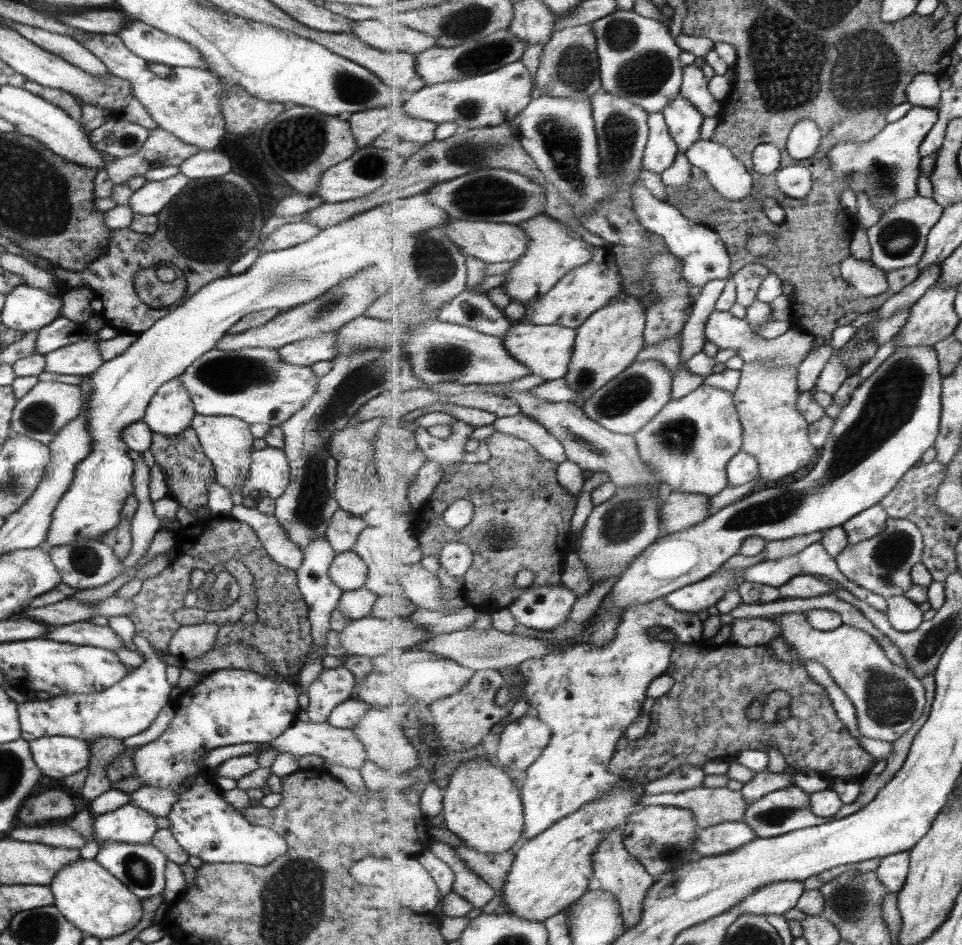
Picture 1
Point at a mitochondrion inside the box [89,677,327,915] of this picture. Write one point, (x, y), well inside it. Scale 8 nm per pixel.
(140, 873)

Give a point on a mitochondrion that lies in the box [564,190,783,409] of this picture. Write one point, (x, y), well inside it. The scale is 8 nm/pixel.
(585, 377)

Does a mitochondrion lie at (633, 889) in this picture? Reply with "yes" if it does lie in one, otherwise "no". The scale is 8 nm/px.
no

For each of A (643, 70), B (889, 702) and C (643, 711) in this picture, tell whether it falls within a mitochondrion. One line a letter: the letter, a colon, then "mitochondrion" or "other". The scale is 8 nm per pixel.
A: mitochondrion
B: mitochondrion
C: other

